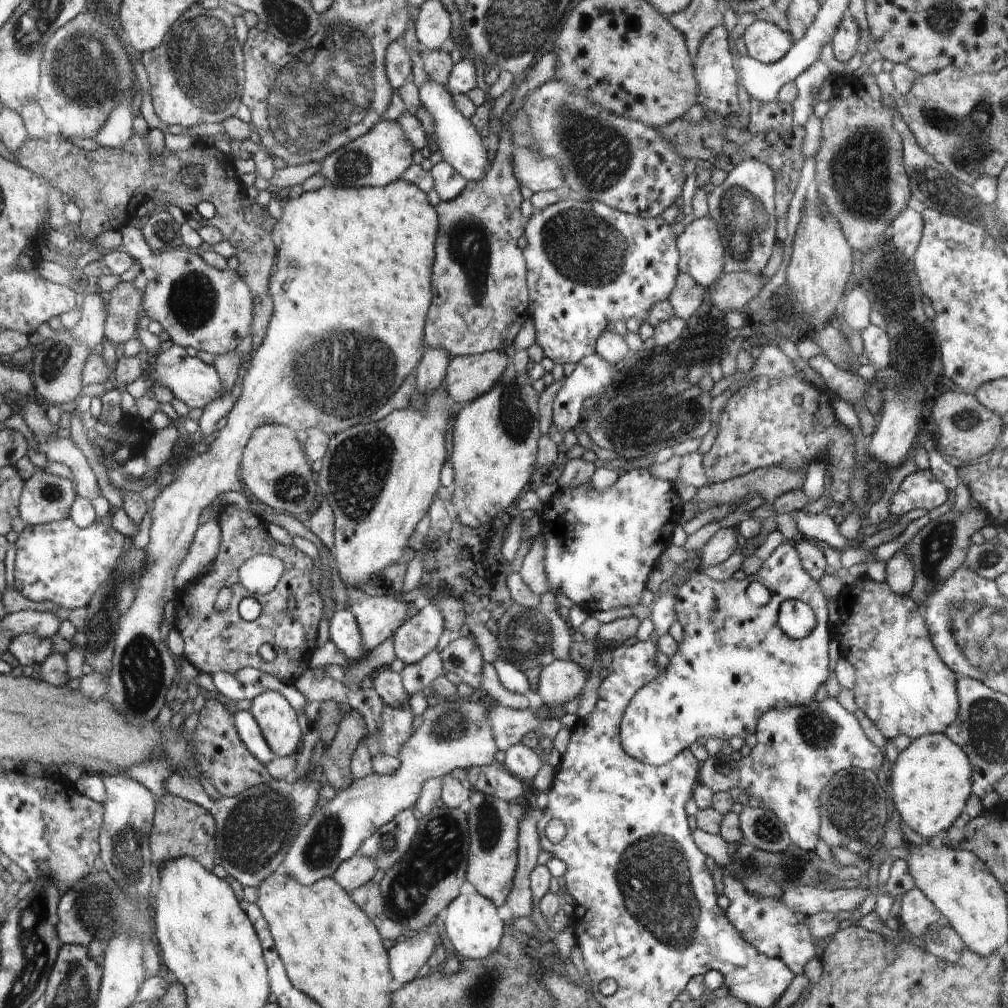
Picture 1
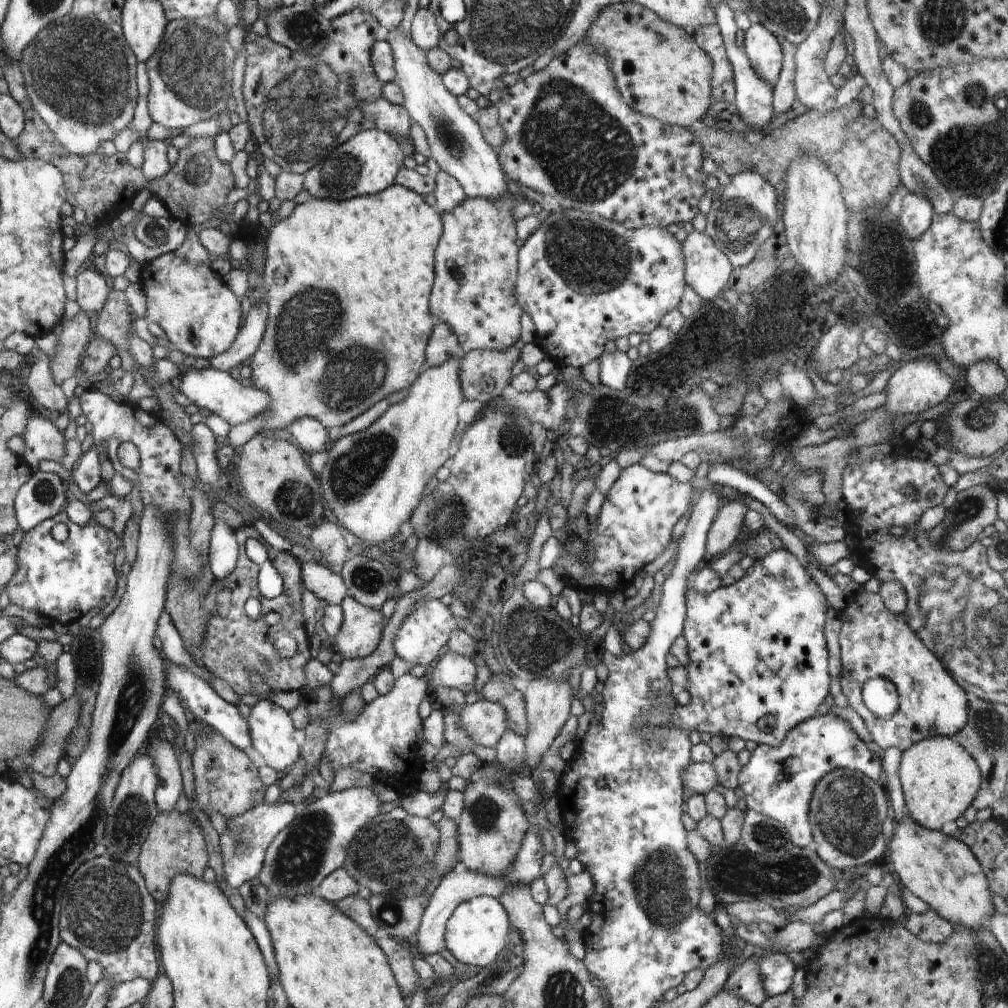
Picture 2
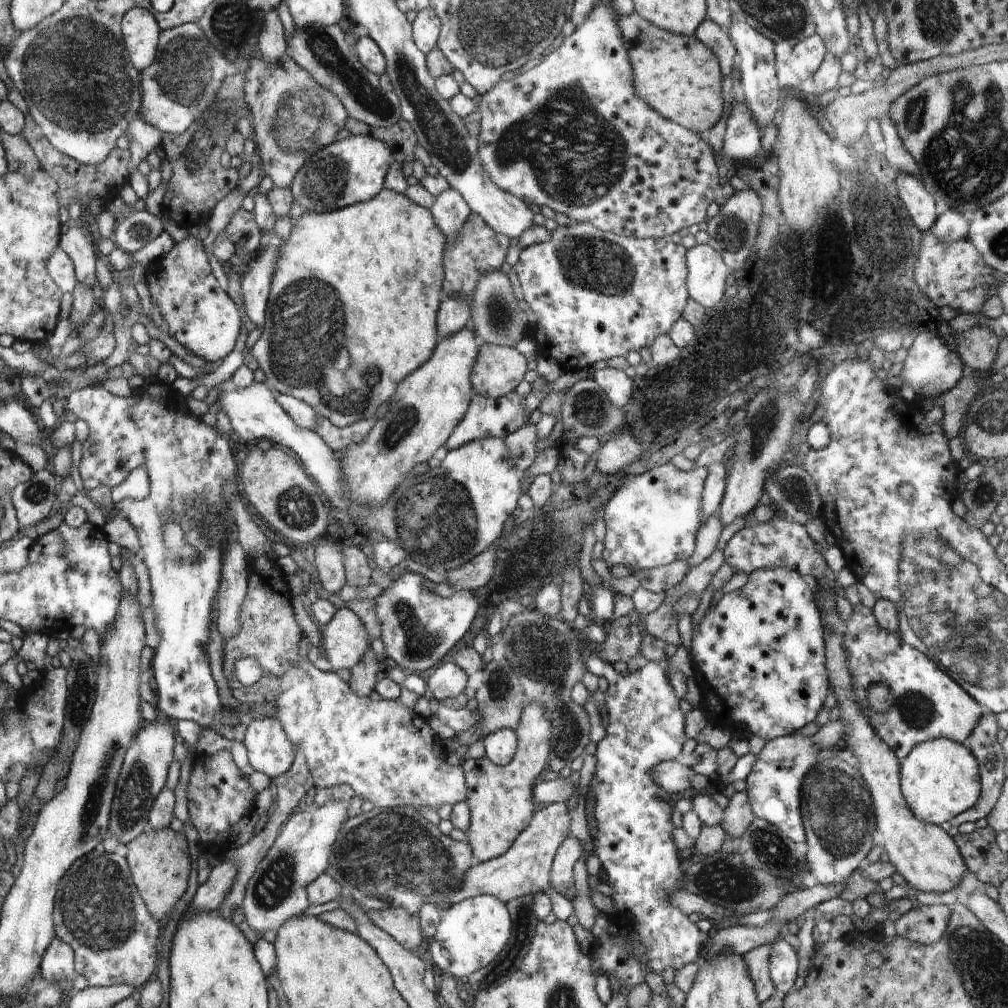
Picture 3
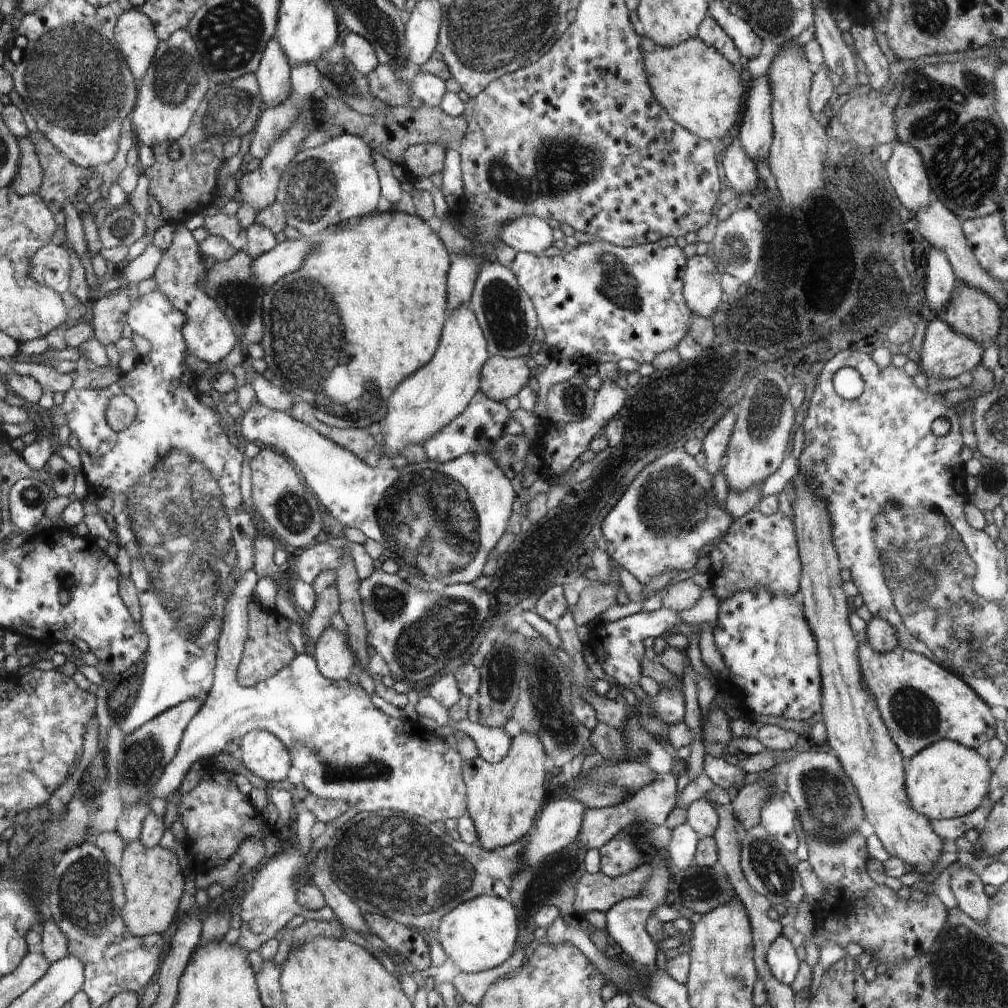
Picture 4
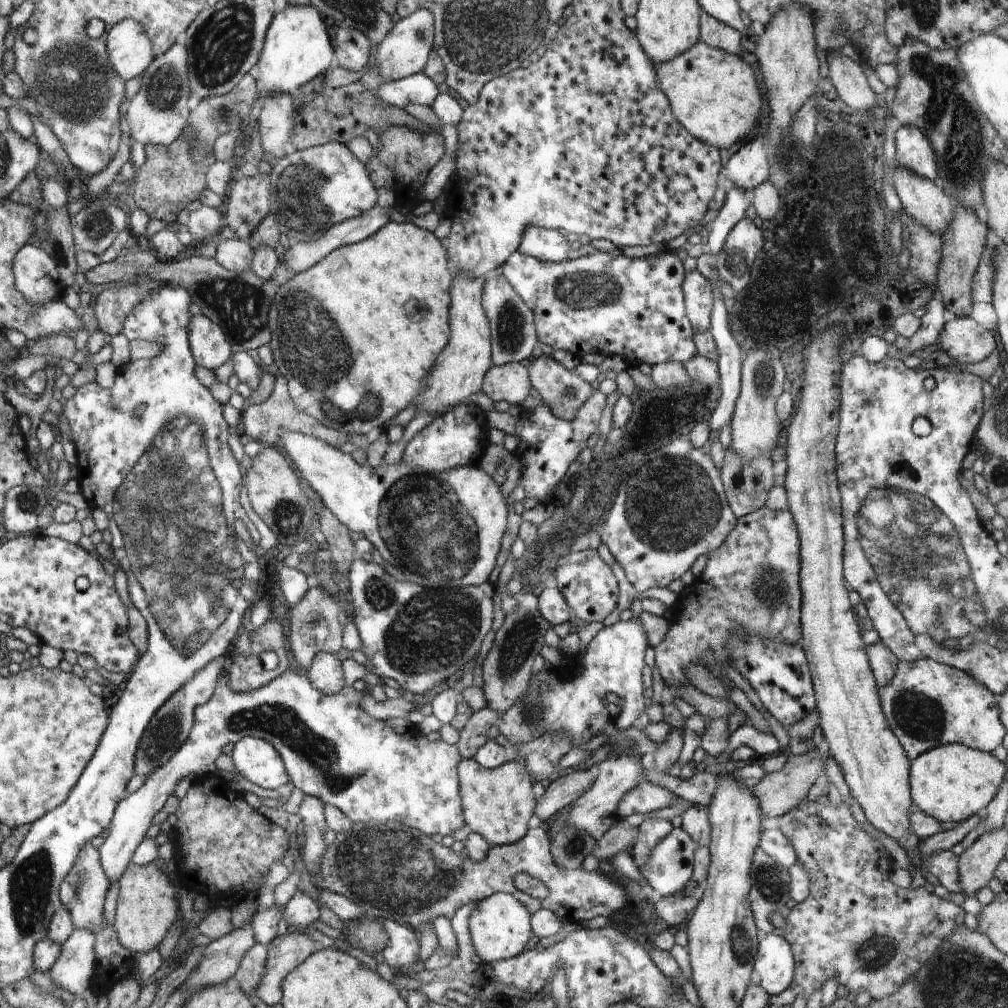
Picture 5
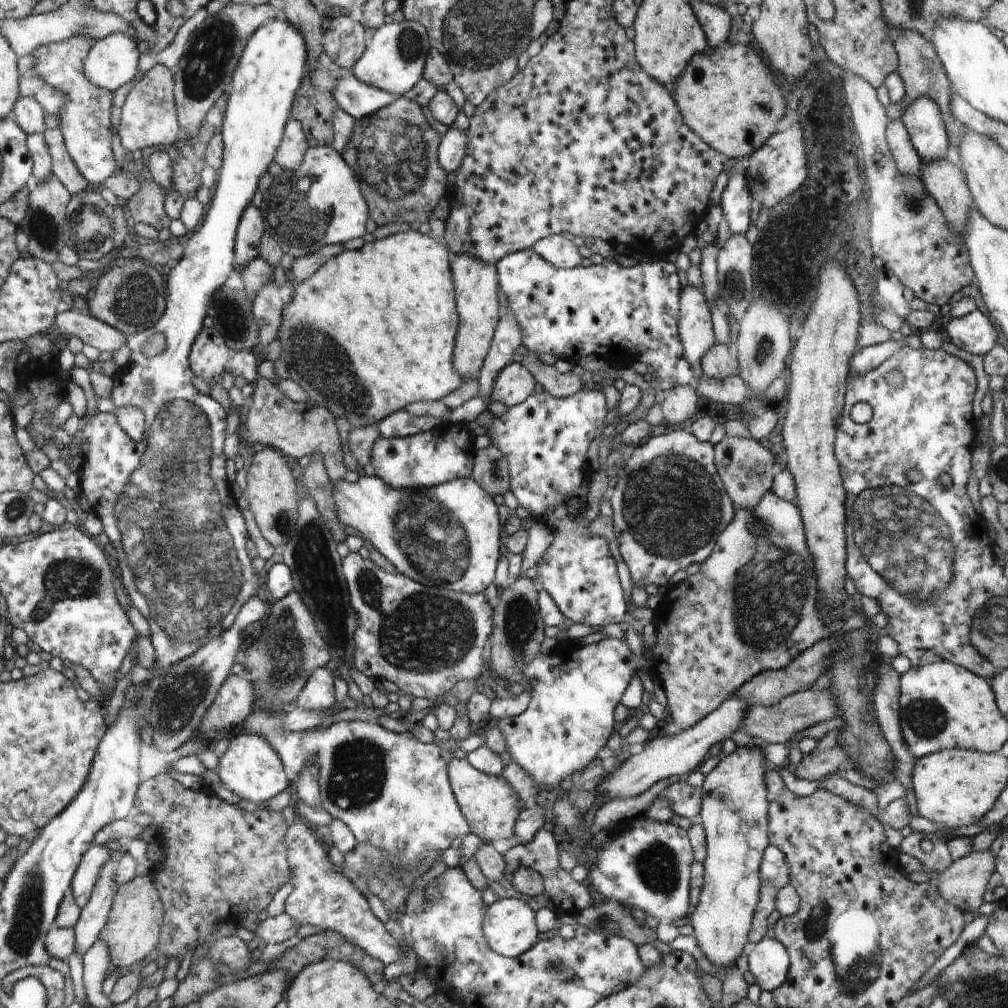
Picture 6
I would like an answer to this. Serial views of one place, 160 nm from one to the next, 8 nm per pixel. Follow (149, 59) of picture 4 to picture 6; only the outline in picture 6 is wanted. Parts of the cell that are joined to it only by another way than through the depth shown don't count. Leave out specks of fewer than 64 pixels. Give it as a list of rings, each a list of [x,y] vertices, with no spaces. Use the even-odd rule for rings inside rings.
[[[122,33],[98,39],[83,64],[89,81],[110,92],[132,81],[138,72],[138,47],[136,39]]]

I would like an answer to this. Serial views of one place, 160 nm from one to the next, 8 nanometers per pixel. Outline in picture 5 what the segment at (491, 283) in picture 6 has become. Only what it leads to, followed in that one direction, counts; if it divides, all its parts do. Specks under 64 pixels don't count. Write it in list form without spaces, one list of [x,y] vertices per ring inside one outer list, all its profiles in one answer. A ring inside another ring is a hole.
[[[467,274],[454,276],[454,340],[449,340],[450,348],[442,351],[442,364],[438,364],[438,372],[426,380],[422,396],[417,396],[417,401],[411,403],[407,411],[409,416],[421,413],[442,415],[444,410],[480,392],[484,386],[484,378],[494,365],[491,326],[482,304],[485,280]]]

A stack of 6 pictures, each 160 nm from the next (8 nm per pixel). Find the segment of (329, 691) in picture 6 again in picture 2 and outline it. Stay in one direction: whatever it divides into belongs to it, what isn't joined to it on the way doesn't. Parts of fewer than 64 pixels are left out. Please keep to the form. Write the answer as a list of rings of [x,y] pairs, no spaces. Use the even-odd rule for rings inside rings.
[[[346,595],[340,606],[343,623],[338,636],[332,640],[336,658],[364,659],[372,655],[380,646],[384,634],[381,608],[367,607],[350,595]]]

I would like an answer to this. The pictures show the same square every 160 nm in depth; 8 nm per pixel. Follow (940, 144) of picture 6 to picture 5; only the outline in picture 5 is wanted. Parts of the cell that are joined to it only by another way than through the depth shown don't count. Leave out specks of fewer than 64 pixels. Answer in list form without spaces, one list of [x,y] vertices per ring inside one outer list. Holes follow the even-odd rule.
[[[902,125],[896,132],[896,164],[914,175],[938,182],[935,152],[921,129],[914,125]]]

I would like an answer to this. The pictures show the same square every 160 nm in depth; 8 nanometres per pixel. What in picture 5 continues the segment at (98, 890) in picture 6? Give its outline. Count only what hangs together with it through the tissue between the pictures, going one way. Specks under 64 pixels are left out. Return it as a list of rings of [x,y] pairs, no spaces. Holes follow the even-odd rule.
[[[229,663],[224,668],[224,674],[220,676],[213,698],[197,710],[196,722],[184,746],[164,767],[151,772],[138,790],[118,803],[114,820],[110,823],[110,833],[98,846],[102,868],[105,869],[111,884],[113,880],[120,882],[122,874],[132,862],[134,851],[145,839],[152,818],[162,810],[168,798],[174,795],[178,782],[189,774],[203,777],[217,773],[214,761],[220,756],[222,748],[228,742],[236,744],[245,737],[257,737],[273,744],[285,761],[294,786],[300,788],[305,795],[319,798],[324,805],[339,808],[352,823],[400,822],[410,828],[416,828],[420,835],[431,837],[434,834],[452,835],[454,830],[465,825],[460,777],[457,773],[462,758],[456,745],[449,745],[442,739],[430,742],[423,734],[414,730],[402,734],[394,732],[386,722],[363,711],[359,703],[361,693],[352,685],[345,685],[336,694],[327,695],[314,688],[307,671],[296,668],[277,676],[260,690],[240,693],[230,688],[228,666]],[[80,928],[70,935],[50,969],[50,976],[58,989],[81,998],[86,989],[92,988],[96,963],[95,944],[96,937],[89,929]]]

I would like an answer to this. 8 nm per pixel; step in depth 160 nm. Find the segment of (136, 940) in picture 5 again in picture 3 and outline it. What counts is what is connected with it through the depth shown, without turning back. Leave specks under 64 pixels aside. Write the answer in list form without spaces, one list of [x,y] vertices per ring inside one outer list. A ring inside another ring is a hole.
[[[169,826],[160,830],[151,828],[122,849],[133,875],[133,881],[144,897],[145,905],[158,922],[166,921],[166,912],[186,892],[188,874],[190,874],[190,860],[186,850],[188,850],[188,842],[184,838],[183,831],[174,831]]]

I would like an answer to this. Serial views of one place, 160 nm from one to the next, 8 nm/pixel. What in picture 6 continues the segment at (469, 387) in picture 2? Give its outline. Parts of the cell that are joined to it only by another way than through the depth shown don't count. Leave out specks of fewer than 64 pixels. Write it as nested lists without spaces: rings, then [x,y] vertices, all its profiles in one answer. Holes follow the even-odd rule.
[[[512,362],[505,366],[496,377],[490,401],[498,400],[508,407],[524,403],[536,388],[536,380],[522,363]]]

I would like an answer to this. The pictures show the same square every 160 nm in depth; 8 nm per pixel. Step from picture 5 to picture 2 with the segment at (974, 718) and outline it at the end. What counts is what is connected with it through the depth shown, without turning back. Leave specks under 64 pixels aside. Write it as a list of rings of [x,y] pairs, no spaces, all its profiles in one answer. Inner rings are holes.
[[[864,588],[848,598],[847,605],[838,613],[841,622],[839,645],[841,648],[840,682],[848,704],[866,723],[872,745],[880,753],[891,746],[906,750],[912,744],[935,734],[951,737],[966,724],[967,695],[953,679],[945,665],[915,635],[908,626],[906,614],[891,613],[881,594]],[[872,677],[885,678],[895,684],[899,705],[890,718],[874,716],[861,693],[863,684]]]

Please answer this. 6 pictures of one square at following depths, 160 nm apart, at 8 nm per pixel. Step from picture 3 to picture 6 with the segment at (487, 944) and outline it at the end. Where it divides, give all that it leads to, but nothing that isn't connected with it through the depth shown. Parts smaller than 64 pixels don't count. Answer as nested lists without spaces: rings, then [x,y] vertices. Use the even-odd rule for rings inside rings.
[[[497,899],[488,906],[484,918],[484,936],[489,947],[505,957],[517,958],[538,940],[534,908],[524,899]]]

